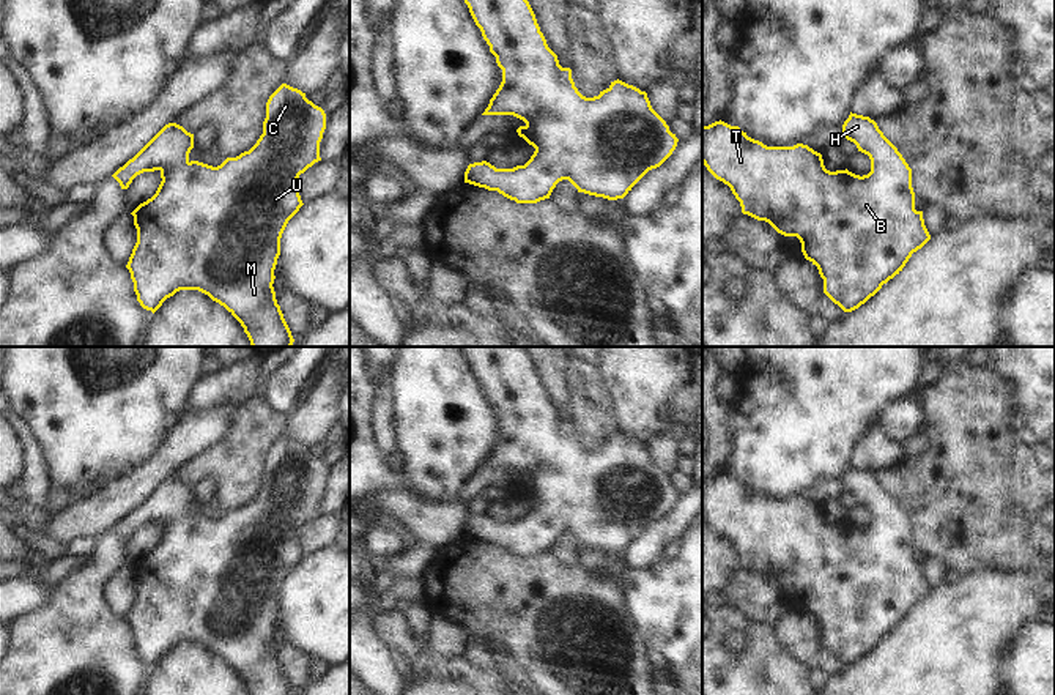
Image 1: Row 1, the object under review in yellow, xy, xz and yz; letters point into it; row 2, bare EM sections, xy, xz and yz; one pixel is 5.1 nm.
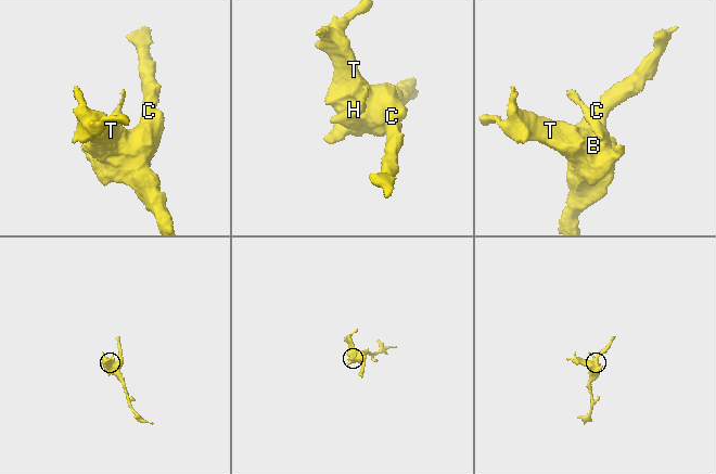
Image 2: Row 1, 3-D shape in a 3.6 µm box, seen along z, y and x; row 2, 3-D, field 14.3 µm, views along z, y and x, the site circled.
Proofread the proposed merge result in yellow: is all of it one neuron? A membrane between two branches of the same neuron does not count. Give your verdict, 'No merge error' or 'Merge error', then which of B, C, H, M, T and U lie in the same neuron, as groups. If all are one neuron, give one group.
No merge error. Groups: B C H M T U

